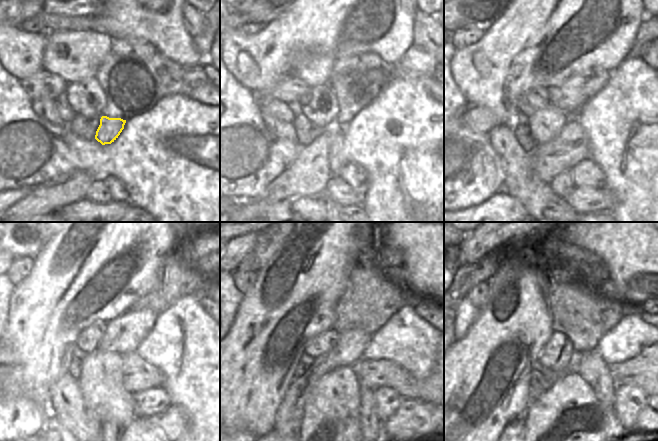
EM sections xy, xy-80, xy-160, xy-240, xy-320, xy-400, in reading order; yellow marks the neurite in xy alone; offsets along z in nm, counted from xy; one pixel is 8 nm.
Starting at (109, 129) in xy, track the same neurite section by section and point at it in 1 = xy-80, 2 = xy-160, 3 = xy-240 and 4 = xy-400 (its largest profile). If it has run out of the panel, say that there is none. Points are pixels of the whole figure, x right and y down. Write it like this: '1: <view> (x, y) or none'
1: xy-80 (336, 158)
2: xy-160 (562, 185)
3: xy-240 (112, 425)
4: none

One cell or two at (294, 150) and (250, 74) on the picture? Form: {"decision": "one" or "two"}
{"decision": "two"}

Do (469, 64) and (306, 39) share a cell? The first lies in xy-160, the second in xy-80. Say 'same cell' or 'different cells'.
same cell

